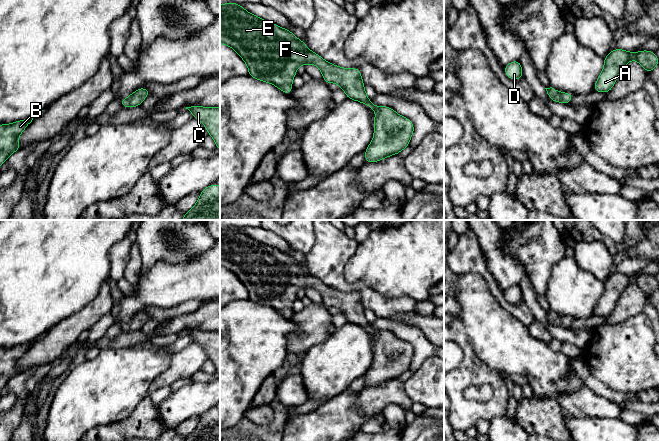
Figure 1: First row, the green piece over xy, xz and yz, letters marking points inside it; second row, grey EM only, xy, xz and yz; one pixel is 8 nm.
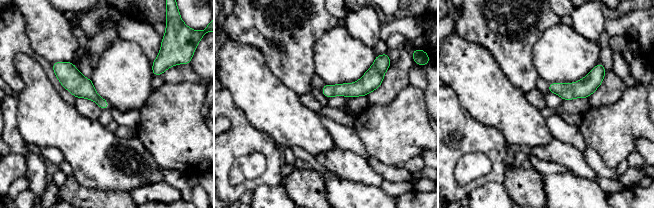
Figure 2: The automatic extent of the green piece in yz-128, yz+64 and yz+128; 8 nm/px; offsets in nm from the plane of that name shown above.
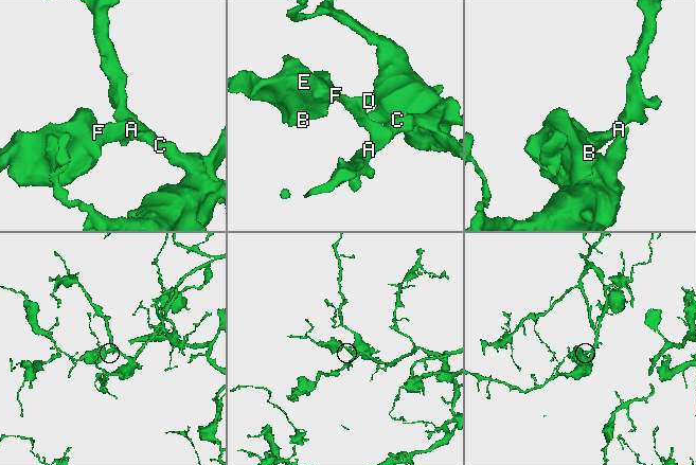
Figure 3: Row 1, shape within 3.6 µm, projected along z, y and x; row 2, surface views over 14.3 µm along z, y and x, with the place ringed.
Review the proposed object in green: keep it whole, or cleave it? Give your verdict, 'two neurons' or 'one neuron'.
one neuron

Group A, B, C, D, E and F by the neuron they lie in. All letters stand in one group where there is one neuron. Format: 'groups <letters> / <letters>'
groups A B C D E F

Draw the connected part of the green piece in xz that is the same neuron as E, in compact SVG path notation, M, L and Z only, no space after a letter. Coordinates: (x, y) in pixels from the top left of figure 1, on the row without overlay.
M239 227L220 228L220 268L234 273L246 287L248 300L268 306L278 311L283 317L291 318L293 302L303 288L313 288L321 296L327 307L340 309L347 323L364 327L376 337L373 346L374 360L365 374L365 387L378 386L407 372L414 357L414 348L408 342L396 337L391 331L374 329L368 322L359 292L343 292L325 285L321 280L309 274L304 265L299 264L288 253L281 252L267 244L246 235Z

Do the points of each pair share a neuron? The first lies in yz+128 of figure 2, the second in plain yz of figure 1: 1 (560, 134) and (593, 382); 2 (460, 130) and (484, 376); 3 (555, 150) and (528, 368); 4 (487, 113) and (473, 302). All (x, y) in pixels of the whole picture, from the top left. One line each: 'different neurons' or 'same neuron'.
1: same neuron
2: same neuron
3: different neurons
4: same neuron

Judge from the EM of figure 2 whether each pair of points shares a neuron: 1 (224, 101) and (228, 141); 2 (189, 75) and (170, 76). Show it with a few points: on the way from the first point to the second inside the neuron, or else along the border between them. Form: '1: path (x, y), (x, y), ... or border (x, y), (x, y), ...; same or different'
1: path (231, 111), (235, 115), (235, 131); same
2: path (184, 75), (175, 75); same

